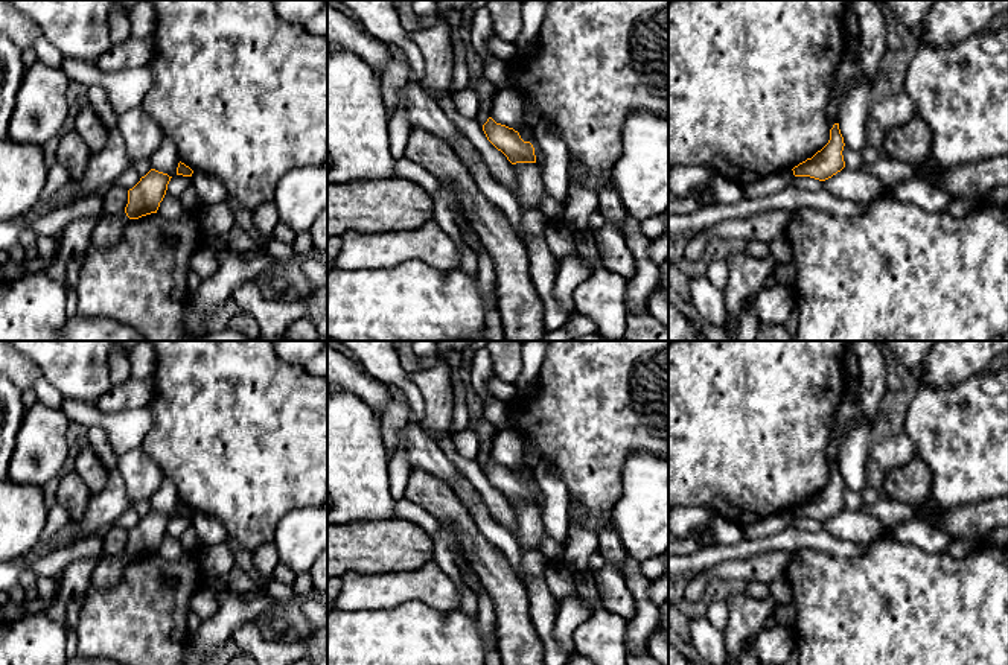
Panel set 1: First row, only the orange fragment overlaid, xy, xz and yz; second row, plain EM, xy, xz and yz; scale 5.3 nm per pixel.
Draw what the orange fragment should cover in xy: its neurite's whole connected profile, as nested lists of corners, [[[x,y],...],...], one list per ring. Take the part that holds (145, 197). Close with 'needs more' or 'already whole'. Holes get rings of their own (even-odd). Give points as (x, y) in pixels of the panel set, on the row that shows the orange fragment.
[[[151,169],[140,181],[128,190],[128,204],[125,213],[129,219],[157,213],[163,201],[167,184],[172,177],[167,173]]]; already whole

